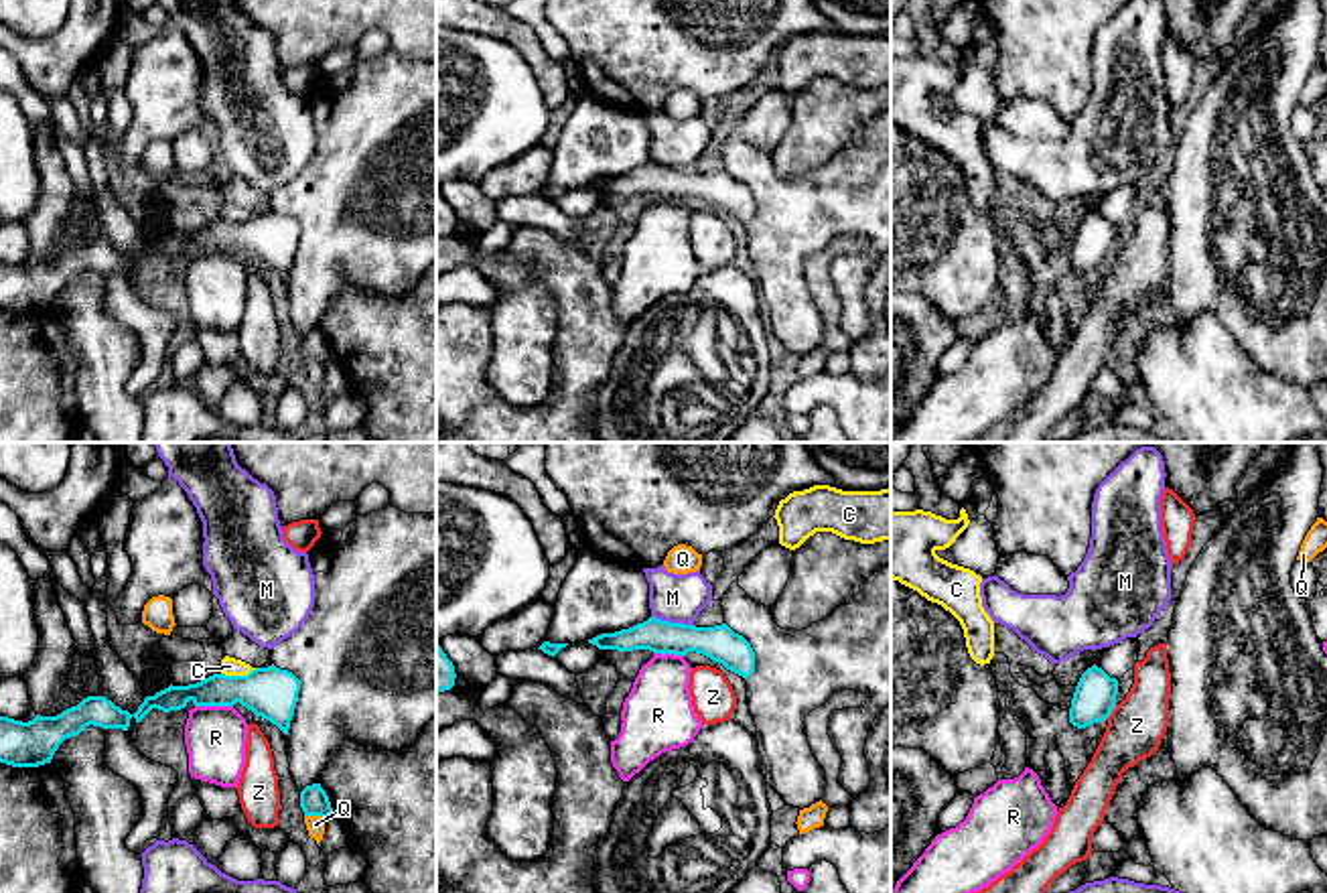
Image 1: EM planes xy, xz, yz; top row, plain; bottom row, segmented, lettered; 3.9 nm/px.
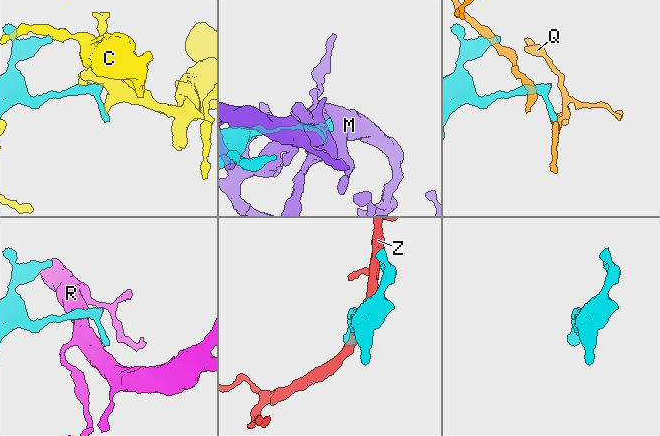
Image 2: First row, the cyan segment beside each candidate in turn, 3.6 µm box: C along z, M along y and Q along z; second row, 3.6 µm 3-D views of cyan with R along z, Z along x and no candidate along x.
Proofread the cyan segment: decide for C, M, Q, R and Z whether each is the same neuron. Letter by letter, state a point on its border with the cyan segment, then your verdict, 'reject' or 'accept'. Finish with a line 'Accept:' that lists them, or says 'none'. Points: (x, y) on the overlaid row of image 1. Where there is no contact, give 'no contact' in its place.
C: xy (238, 676) | reject
M: xz (672, 624) | reject
Q: xy (315, 814) | reject
R: xy (214, 705) | reject
Z: yz (1110, 713) | reject
Accept: none

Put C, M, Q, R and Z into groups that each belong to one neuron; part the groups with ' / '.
C / M / Q / R / Z

